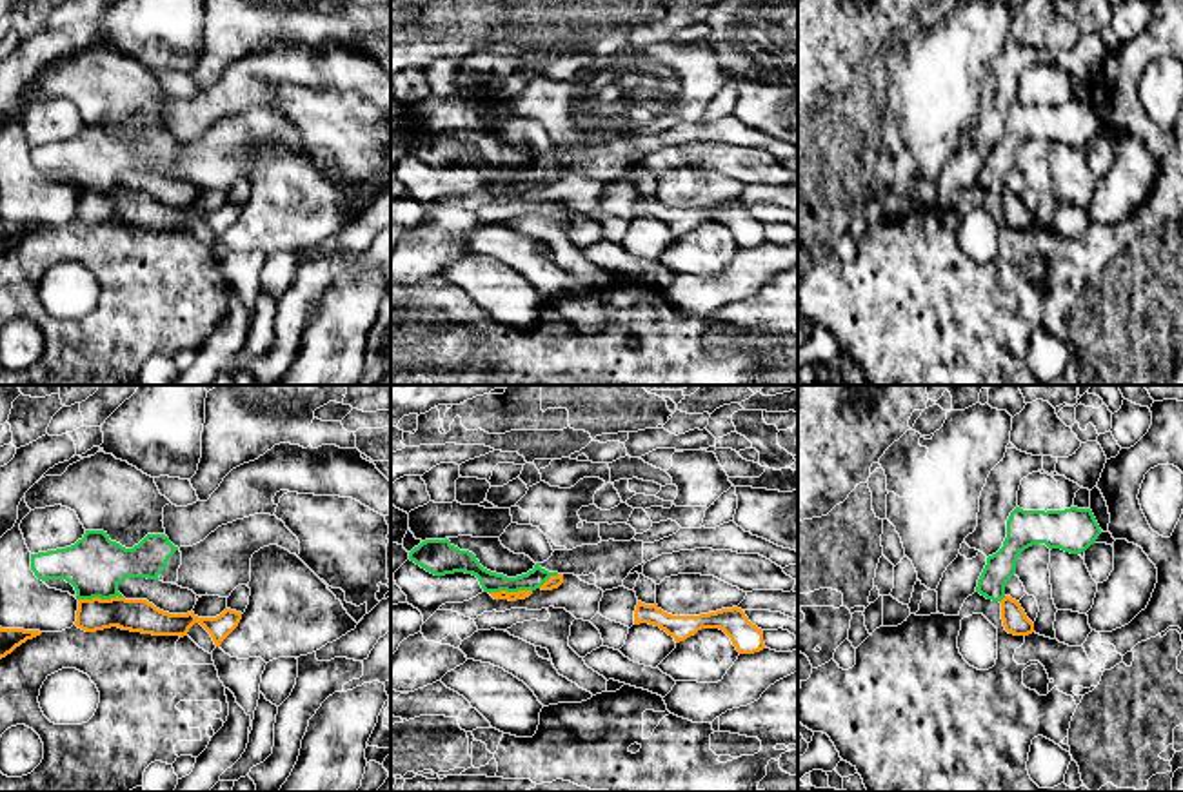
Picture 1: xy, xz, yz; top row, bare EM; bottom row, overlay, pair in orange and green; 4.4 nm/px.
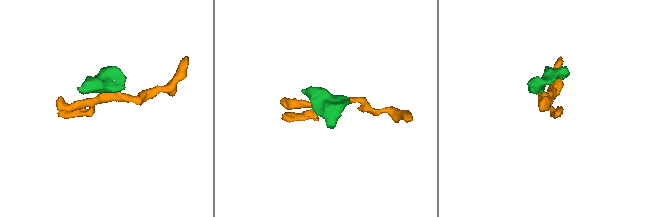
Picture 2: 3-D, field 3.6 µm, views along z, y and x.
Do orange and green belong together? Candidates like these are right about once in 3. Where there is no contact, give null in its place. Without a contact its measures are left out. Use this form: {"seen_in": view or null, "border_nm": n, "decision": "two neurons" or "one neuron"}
{"seen_in": "xy", "border_nm": 200, "decision": "one neuron"}

